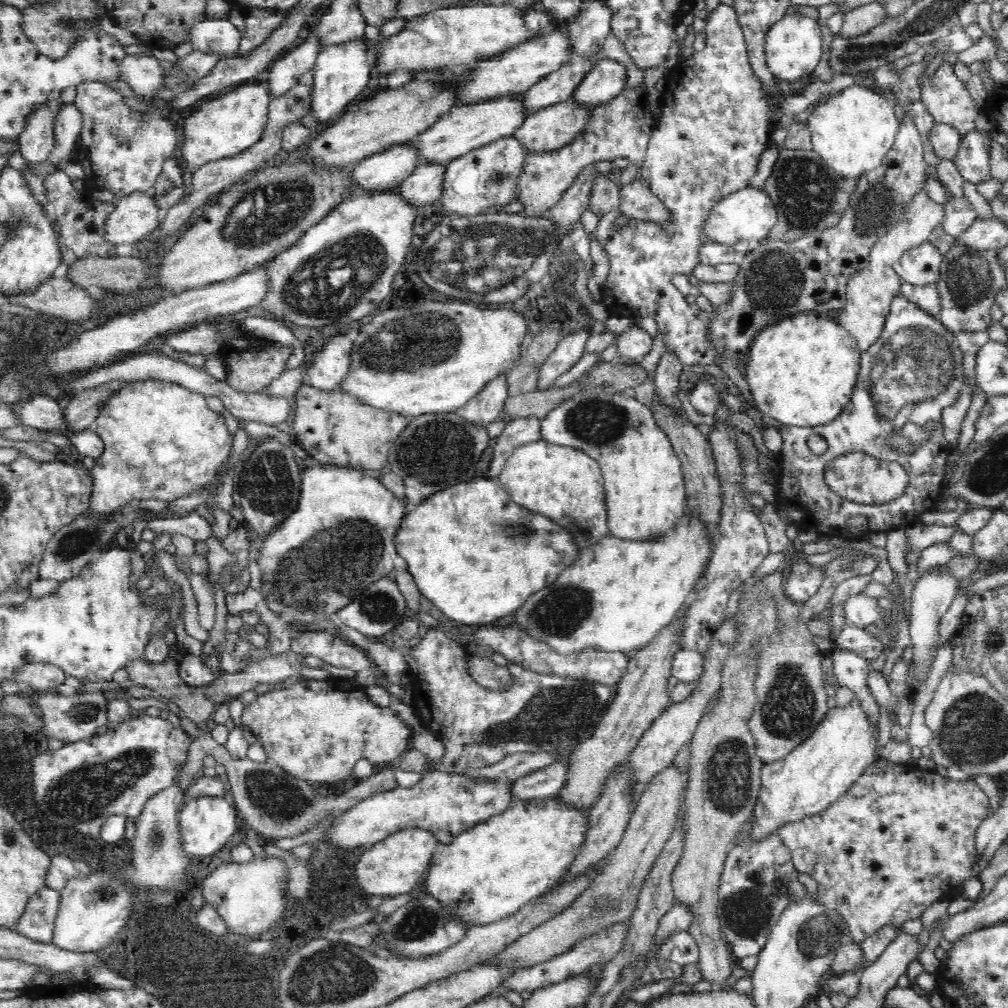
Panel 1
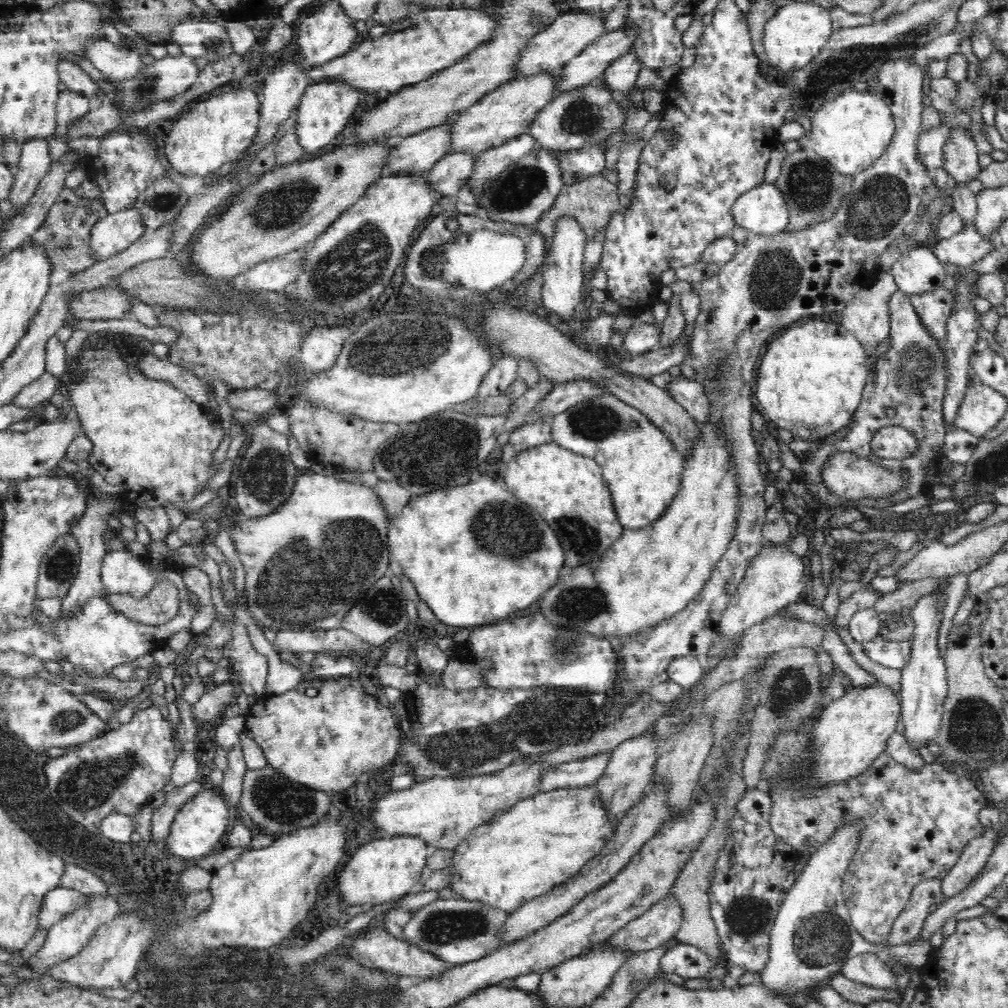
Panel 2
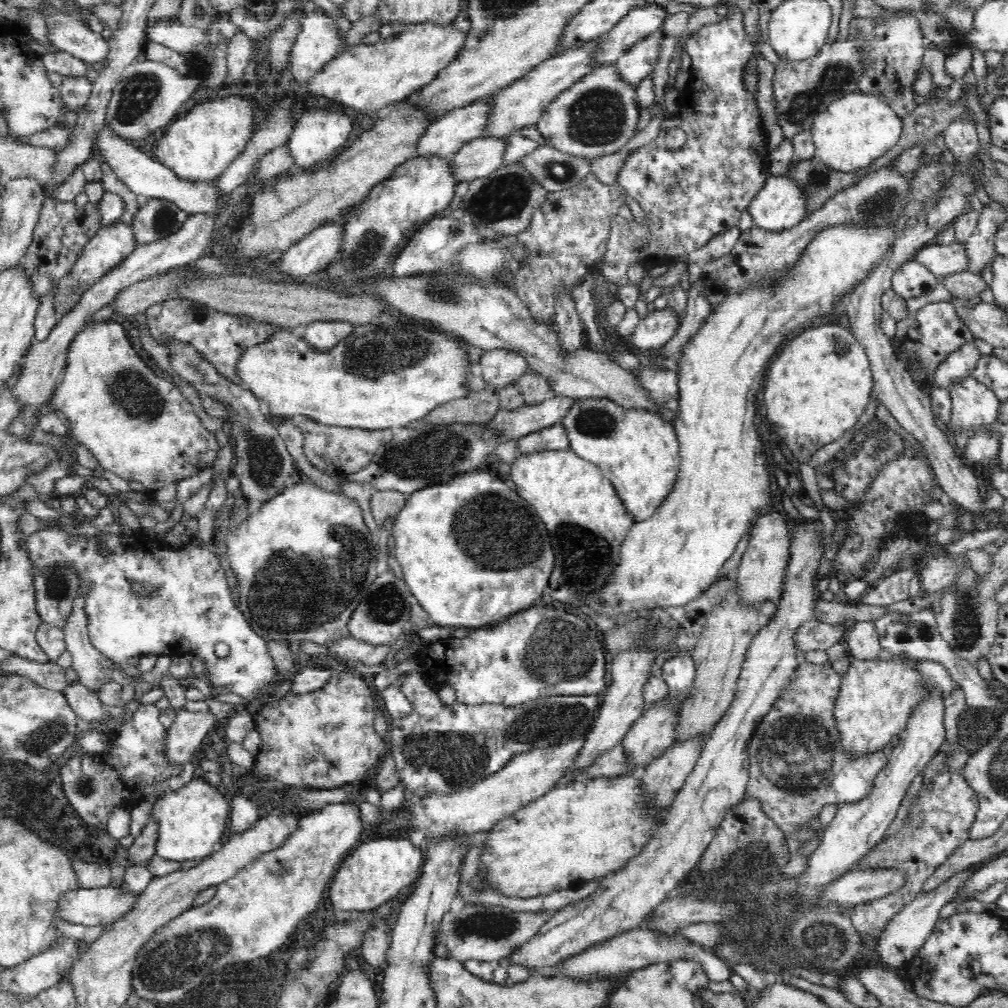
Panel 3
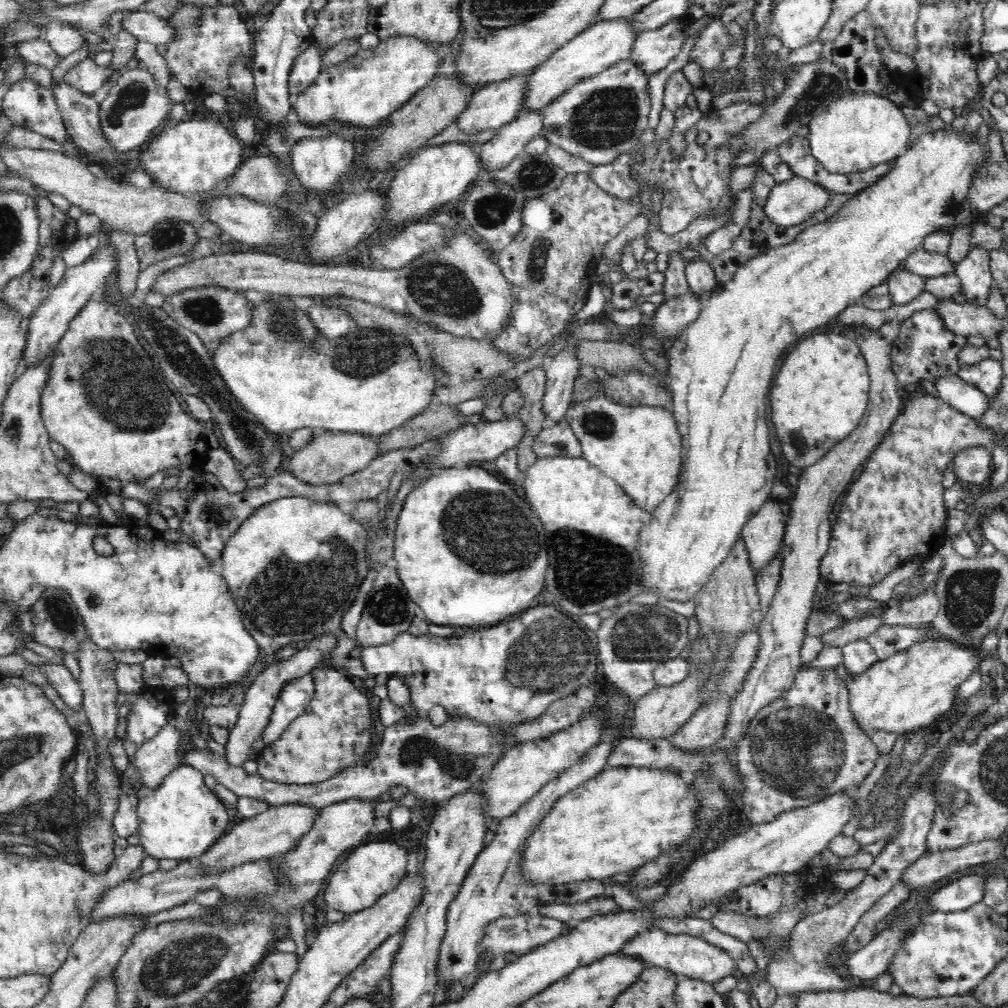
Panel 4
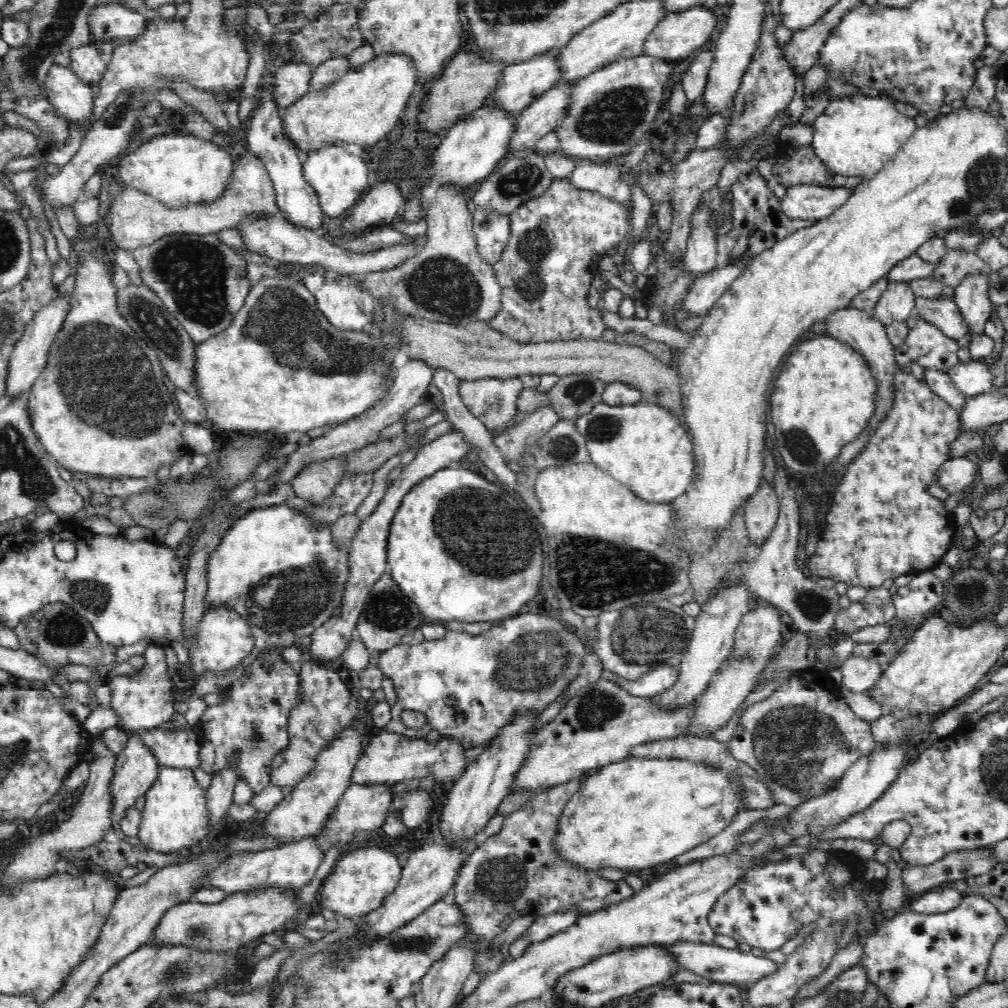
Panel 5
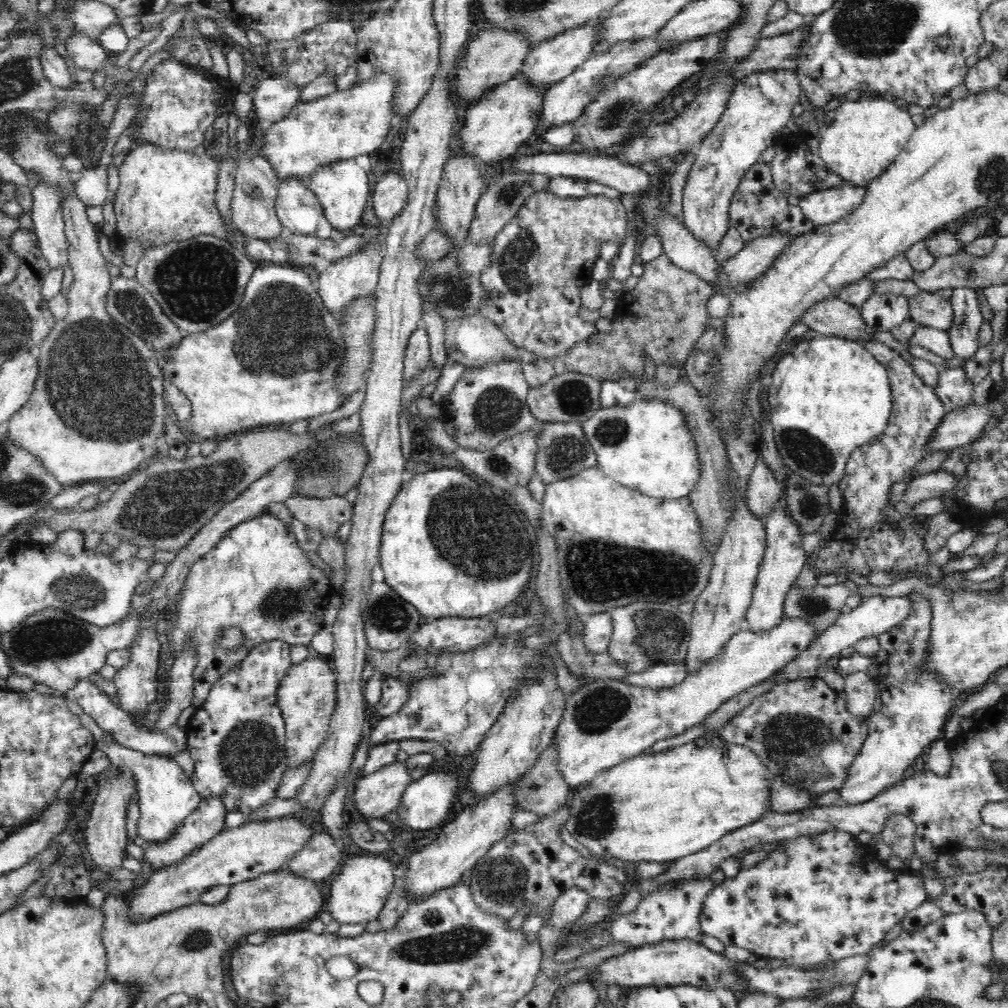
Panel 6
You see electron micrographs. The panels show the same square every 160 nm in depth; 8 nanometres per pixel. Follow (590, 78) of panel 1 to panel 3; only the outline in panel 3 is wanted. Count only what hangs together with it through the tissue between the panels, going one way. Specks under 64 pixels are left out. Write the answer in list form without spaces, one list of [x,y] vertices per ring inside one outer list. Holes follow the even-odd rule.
[[[658,30],[648,38],[640,40],[631,46],[615,64],[618,76],[628,84],[638,87],[638,84],[650,76],[656,66],[660,52],[662,31]]]

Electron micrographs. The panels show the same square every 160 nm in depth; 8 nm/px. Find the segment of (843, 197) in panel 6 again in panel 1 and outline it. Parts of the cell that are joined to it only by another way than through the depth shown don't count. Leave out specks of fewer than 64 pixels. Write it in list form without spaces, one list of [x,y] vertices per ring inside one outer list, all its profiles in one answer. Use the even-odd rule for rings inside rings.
[[[745,187],[737,192],[732,192],[714,205],[701,224],[701,244],[711,240],[716,244],[734,246],[740,240],[748,240],[751,243],[764,240],[765,236],[777,221],[775,205],[766,195],[764,188],[756,189]]]

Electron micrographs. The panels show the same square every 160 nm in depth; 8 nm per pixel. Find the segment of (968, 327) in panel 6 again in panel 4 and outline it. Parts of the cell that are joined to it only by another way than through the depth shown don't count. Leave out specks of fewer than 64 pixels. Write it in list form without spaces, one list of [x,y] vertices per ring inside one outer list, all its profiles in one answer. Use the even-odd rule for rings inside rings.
[[[982,245],[972,246],[964,260],[957,266],[955,274],[960,277],[962,292],[968,303],[984,306],[993,284],[990,249]]]

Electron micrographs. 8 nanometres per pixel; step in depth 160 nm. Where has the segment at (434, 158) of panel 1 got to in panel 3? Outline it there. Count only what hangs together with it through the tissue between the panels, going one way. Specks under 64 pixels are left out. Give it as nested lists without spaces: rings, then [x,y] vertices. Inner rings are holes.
[[[599,39],[588,42],[580,48],[570,48],[570,50],[562,50],[560,53],[554,54],[538,64],[536,68],[531,69],[522,78],[497,92],[489,100],[487,122],[483,126],[482,137],[507,139],[516,132],[520,132],[522,128],[537,127],[542,113],[556,100],[556,97],[593,70],[591,58],[598,41]]]

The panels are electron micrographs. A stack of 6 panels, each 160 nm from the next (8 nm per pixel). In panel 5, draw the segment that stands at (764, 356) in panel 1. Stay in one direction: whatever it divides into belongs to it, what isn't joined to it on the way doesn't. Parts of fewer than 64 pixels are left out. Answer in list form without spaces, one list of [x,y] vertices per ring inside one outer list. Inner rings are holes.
[[[828,334],[801,343],[784,362],[784,368],[770,396],[772,422],[776,426],[775,438],[778,440],[777,450],[784,464],[793,471],[810,476],[822,472],[840,449],[854,440],[867,425],[874,410],[874,391],[875,382],[867,362],[849,344]]]

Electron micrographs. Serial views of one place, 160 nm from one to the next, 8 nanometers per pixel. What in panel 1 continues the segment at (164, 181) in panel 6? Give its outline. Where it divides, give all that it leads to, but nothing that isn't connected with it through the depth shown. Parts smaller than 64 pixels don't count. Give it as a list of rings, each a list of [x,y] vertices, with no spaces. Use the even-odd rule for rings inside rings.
[[[263,79],[243,83],[217,99],[203,102],[181,126],[184,163],[195,171],[206,162],[234,157],[254,147],[262,139],[267,126],[270,103],[270,87]]]

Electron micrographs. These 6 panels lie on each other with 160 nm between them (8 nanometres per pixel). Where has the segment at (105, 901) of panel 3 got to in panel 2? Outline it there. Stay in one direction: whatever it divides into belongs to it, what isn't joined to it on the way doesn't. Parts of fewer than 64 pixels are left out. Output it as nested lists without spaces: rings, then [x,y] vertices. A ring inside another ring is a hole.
[[[61,887],[48,891],[40,905],[37,929],[50,930],[53,924],[62,920],[68,911],[82,905],[84,900],[85,895],[78,891]]]

